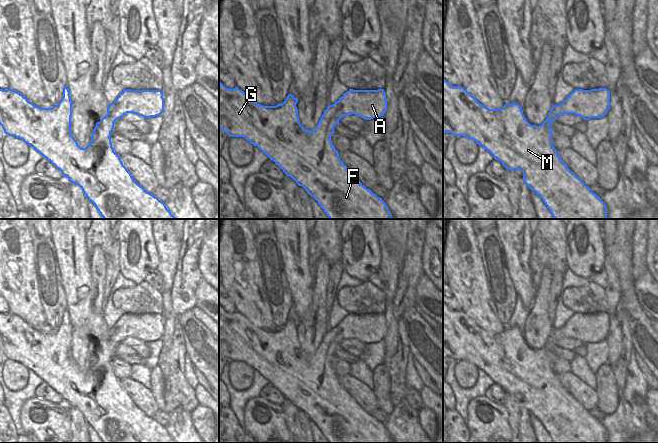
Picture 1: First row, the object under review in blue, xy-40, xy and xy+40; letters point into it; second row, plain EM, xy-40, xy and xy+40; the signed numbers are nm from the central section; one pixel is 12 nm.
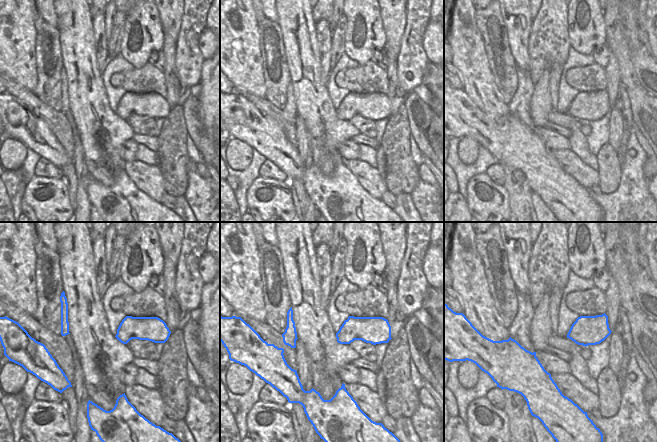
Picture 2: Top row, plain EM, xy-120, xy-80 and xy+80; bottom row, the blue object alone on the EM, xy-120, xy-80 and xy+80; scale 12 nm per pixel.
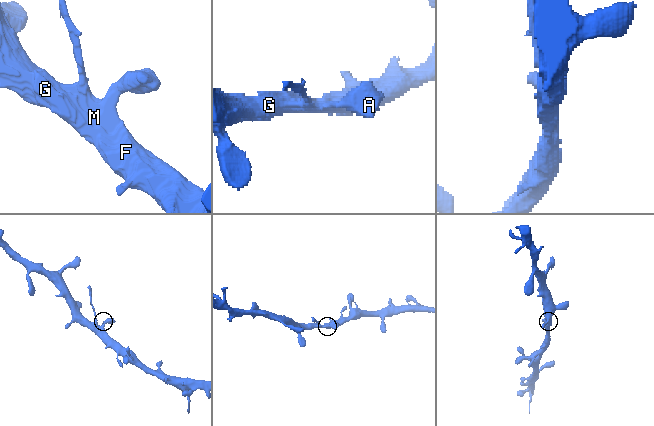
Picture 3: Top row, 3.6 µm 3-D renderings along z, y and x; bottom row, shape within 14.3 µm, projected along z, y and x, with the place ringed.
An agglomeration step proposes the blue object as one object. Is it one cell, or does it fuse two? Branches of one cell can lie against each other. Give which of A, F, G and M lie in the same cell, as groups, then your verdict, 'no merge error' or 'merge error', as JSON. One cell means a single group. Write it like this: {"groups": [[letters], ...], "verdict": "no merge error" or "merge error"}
{"groups": [["A", "F", "G", "M"]], "verdict": "no merge error"}

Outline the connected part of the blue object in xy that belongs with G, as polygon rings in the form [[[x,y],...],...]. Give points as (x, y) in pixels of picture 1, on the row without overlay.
[[[219,305],[219,352],[232,361],[243,361],[257,370],[270,384],[307,417],[313,421],[327,438],[329,443],[392,443],[392,439],[382,422],[367,413],[347,392],[339,382],[338,375],[331,366],[334,351],[343,340],[355,338],[365,344],[384,340],[387,334],[387,323],[384,313],[353,314],[349,313],[334,328],[324,335],[318,349],[313,355],[303,352],[298,341],[296,328],[298,323],[289,318],[282,328],[263,330],[251,324],[239,312],[229,313]]]

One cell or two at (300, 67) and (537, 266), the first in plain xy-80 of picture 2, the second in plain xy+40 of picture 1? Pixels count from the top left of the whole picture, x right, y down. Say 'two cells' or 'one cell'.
two cells

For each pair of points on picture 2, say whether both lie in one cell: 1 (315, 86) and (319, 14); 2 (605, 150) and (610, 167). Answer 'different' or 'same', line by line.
1: different
2: same

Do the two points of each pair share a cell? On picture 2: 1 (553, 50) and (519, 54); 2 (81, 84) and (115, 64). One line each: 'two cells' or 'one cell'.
1: two cells
2: two cells

